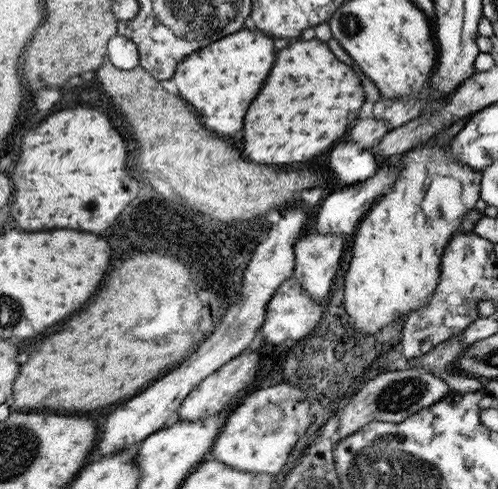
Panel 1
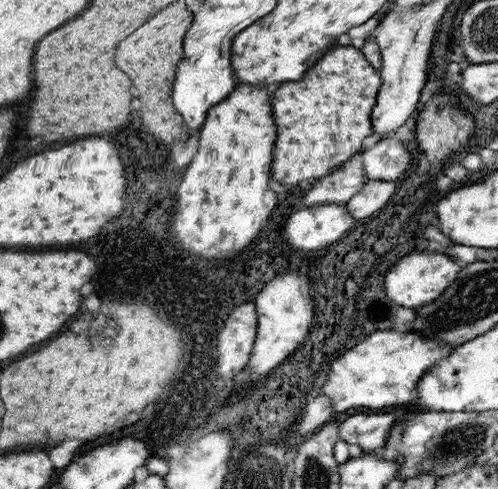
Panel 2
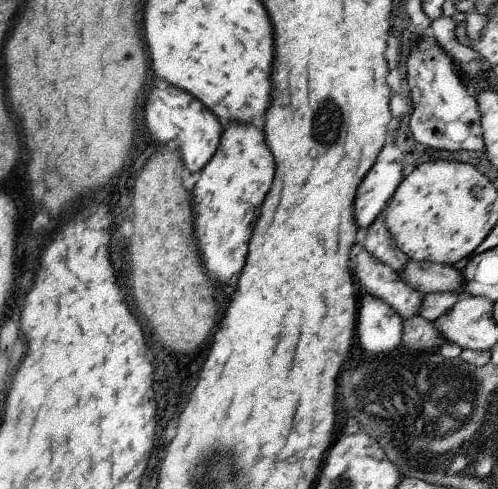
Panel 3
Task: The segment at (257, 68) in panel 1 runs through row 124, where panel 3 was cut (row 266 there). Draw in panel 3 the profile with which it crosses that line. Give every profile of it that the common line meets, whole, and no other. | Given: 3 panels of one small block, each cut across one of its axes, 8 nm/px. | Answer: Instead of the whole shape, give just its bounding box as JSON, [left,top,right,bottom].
[193,122,273,282]

